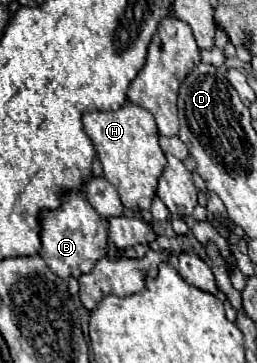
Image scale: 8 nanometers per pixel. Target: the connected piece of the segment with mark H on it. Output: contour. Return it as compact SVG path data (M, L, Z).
M125 103L117 111L89 111L83 115L85 133L91 137L97 157L103 165L103 175L117 187L127 209L149 209L155 197L157 179L163 173L167 159L159 147L159 131L153 115L143 107Z

